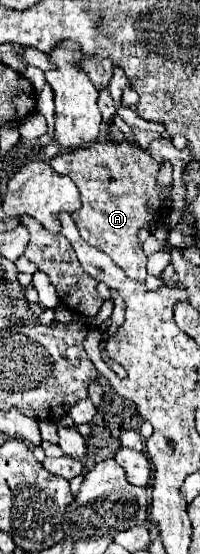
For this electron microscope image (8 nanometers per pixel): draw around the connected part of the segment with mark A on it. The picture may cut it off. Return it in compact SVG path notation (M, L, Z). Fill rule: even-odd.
M107 139L97 141L87 149L81 147L55 155L49 165L57 173L67 175L81 193L83 207L73 213L81 237L89 245L107 253L129 279L143 281L147 277L147 257L137 243L137 233L143 225L159 221L173 207L173 185L165 189L165 197L161 197L161 187L157 185L161 165L139 147L131 147L129 143L111 145Z

